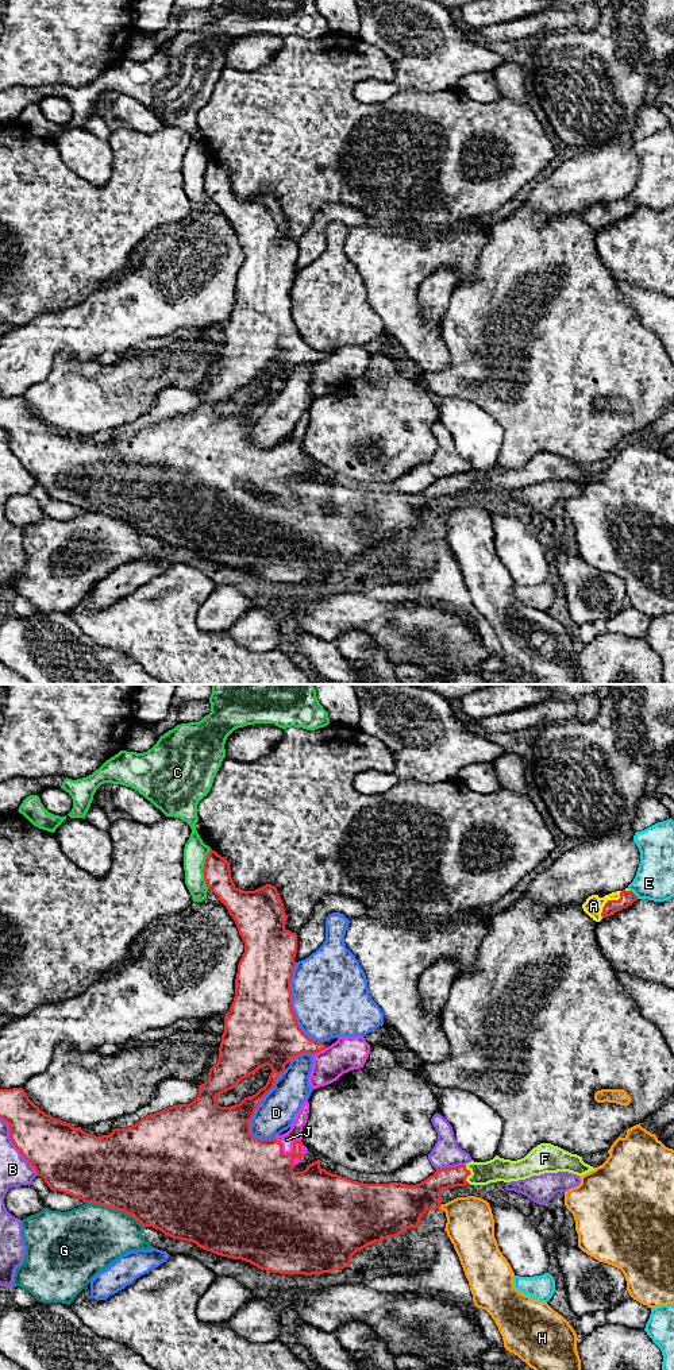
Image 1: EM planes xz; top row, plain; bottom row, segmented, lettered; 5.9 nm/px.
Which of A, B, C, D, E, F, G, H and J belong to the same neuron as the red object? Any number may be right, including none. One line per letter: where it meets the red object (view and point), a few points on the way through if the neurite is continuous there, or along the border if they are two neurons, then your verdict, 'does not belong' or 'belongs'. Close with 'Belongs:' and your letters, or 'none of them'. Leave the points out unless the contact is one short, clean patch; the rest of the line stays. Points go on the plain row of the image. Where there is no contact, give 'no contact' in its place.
A: meets red in xz at (608, 209); runs through xz (627, 207), (608, 209), (603, 215), (593, 215); belongs
B: meets red in xz at (15, 455); does not belong
C: meets red in xz at (203, 178); does not belong
D: meets red in xz at (258, 413); does not belong
E: meets red in xz at (634, 203); does not belong
F: meets red in xz at (470, 482); runs through xz (431, 497), (442, 487), (470, 482), (485, 482), (497, 478); belongs
G: meets red in xz at (115, 517); does not belong
H: meets red in xz at (439, 516); does not belong
J: meets red in xz at (293, 458); belongs
Belongs: A, F, J

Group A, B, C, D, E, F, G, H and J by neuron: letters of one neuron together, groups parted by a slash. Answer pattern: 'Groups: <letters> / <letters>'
Groups: A F J / B / C / D / E / G / H

